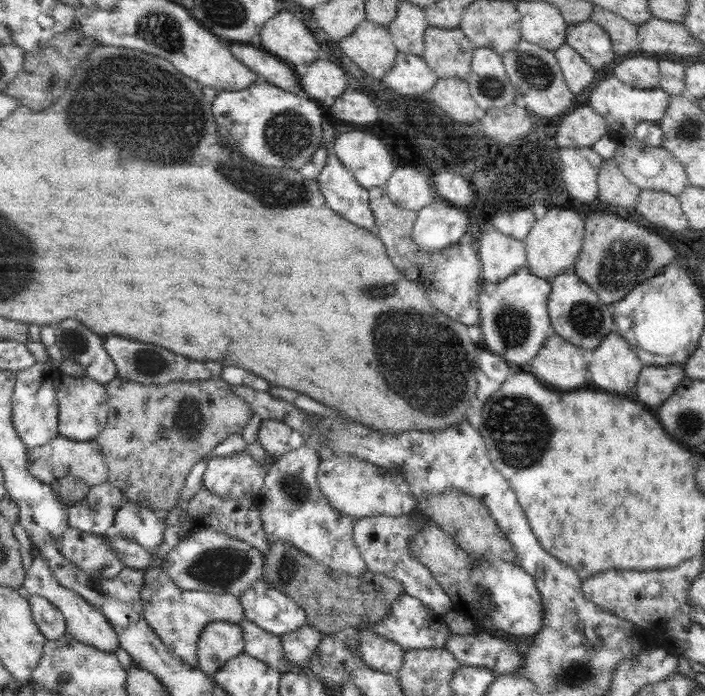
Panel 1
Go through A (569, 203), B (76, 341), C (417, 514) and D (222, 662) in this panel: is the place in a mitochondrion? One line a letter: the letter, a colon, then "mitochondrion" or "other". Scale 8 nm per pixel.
A: other
B: mitochondrion
C: other
D: other

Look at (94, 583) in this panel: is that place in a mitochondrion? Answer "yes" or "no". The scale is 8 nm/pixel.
no

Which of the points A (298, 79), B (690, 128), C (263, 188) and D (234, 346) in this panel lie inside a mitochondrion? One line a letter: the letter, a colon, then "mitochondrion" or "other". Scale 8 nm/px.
A: other
B: mitochondrion
C: mitochondrion
D: other

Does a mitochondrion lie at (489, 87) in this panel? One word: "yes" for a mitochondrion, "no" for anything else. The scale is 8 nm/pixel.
yes

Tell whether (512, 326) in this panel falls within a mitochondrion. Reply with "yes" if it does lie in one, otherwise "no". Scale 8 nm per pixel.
yes

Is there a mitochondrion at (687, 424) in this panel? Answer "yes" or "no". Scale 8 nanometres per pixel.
yes

